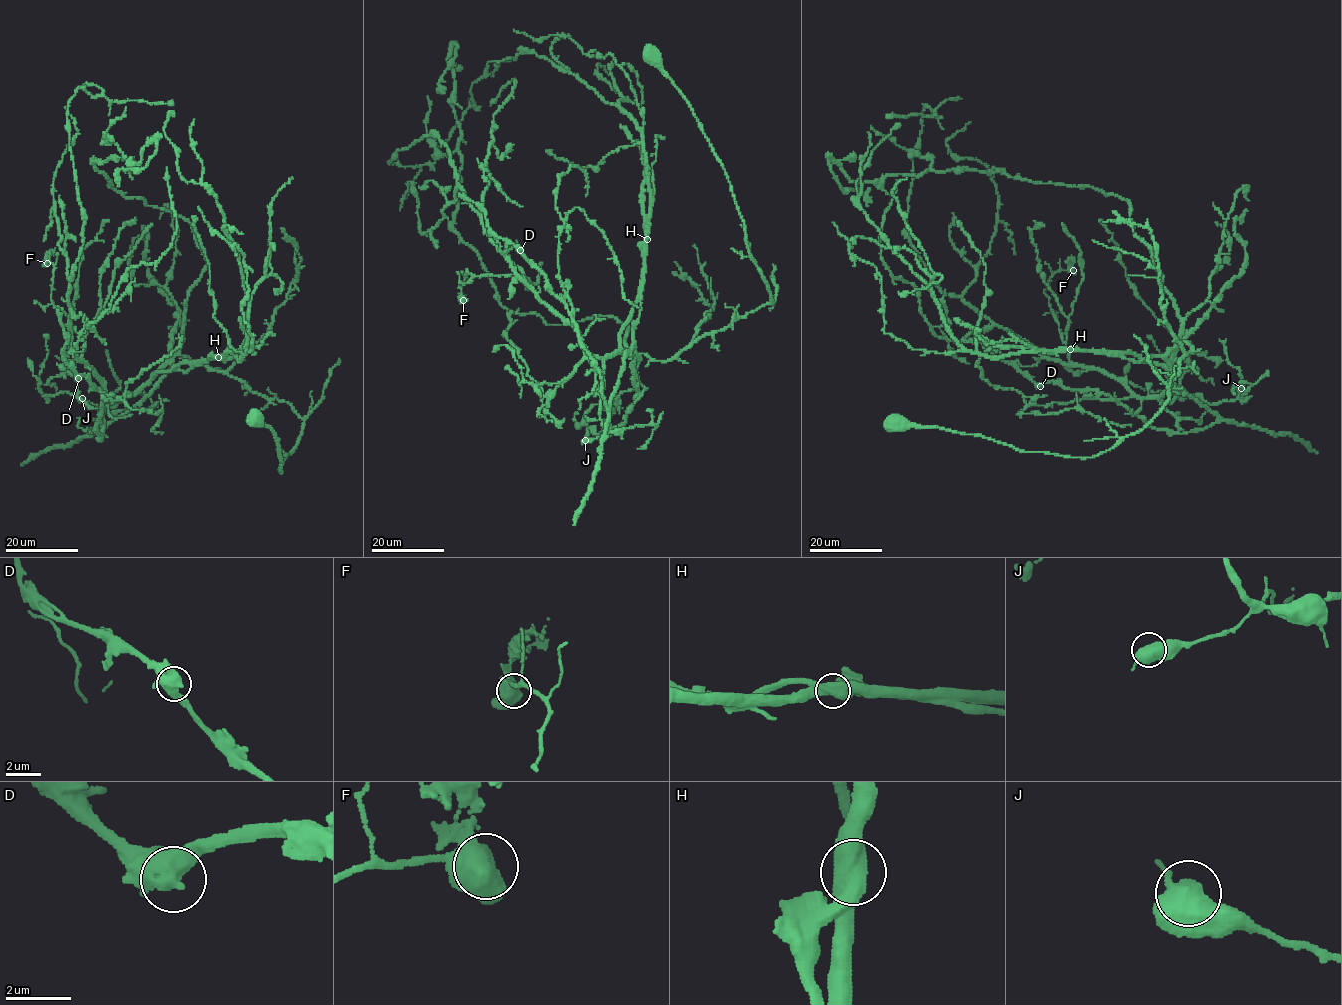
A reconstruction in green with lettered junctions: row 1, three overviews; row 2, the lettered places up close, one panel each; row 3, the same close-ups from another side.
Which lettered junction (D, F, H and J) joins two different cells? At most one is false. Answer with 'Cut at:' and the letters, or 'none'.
Cut at: H

